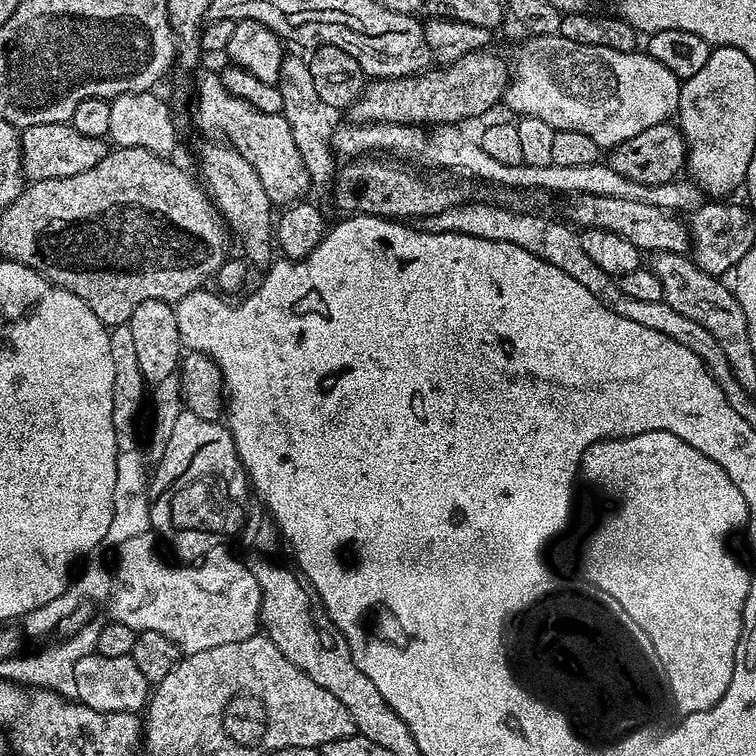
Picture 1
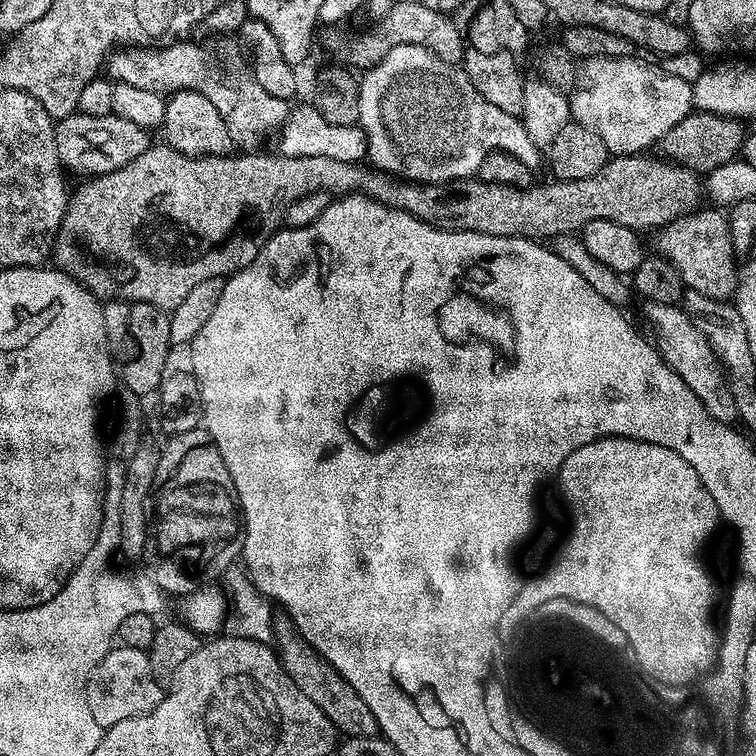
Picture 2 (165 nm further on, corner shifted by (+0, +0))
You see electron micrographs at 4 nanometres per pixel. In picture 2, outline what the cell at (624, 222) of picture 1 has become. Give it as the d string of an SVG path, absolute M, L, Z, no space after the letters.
M712 206L706 208L691 212L659 229L658 252L678 270L685 289L712 299L727 301L735 297L742 275L741 269L736 269L738 253L732 244L732 225L729 217L720 213L723 211Z

